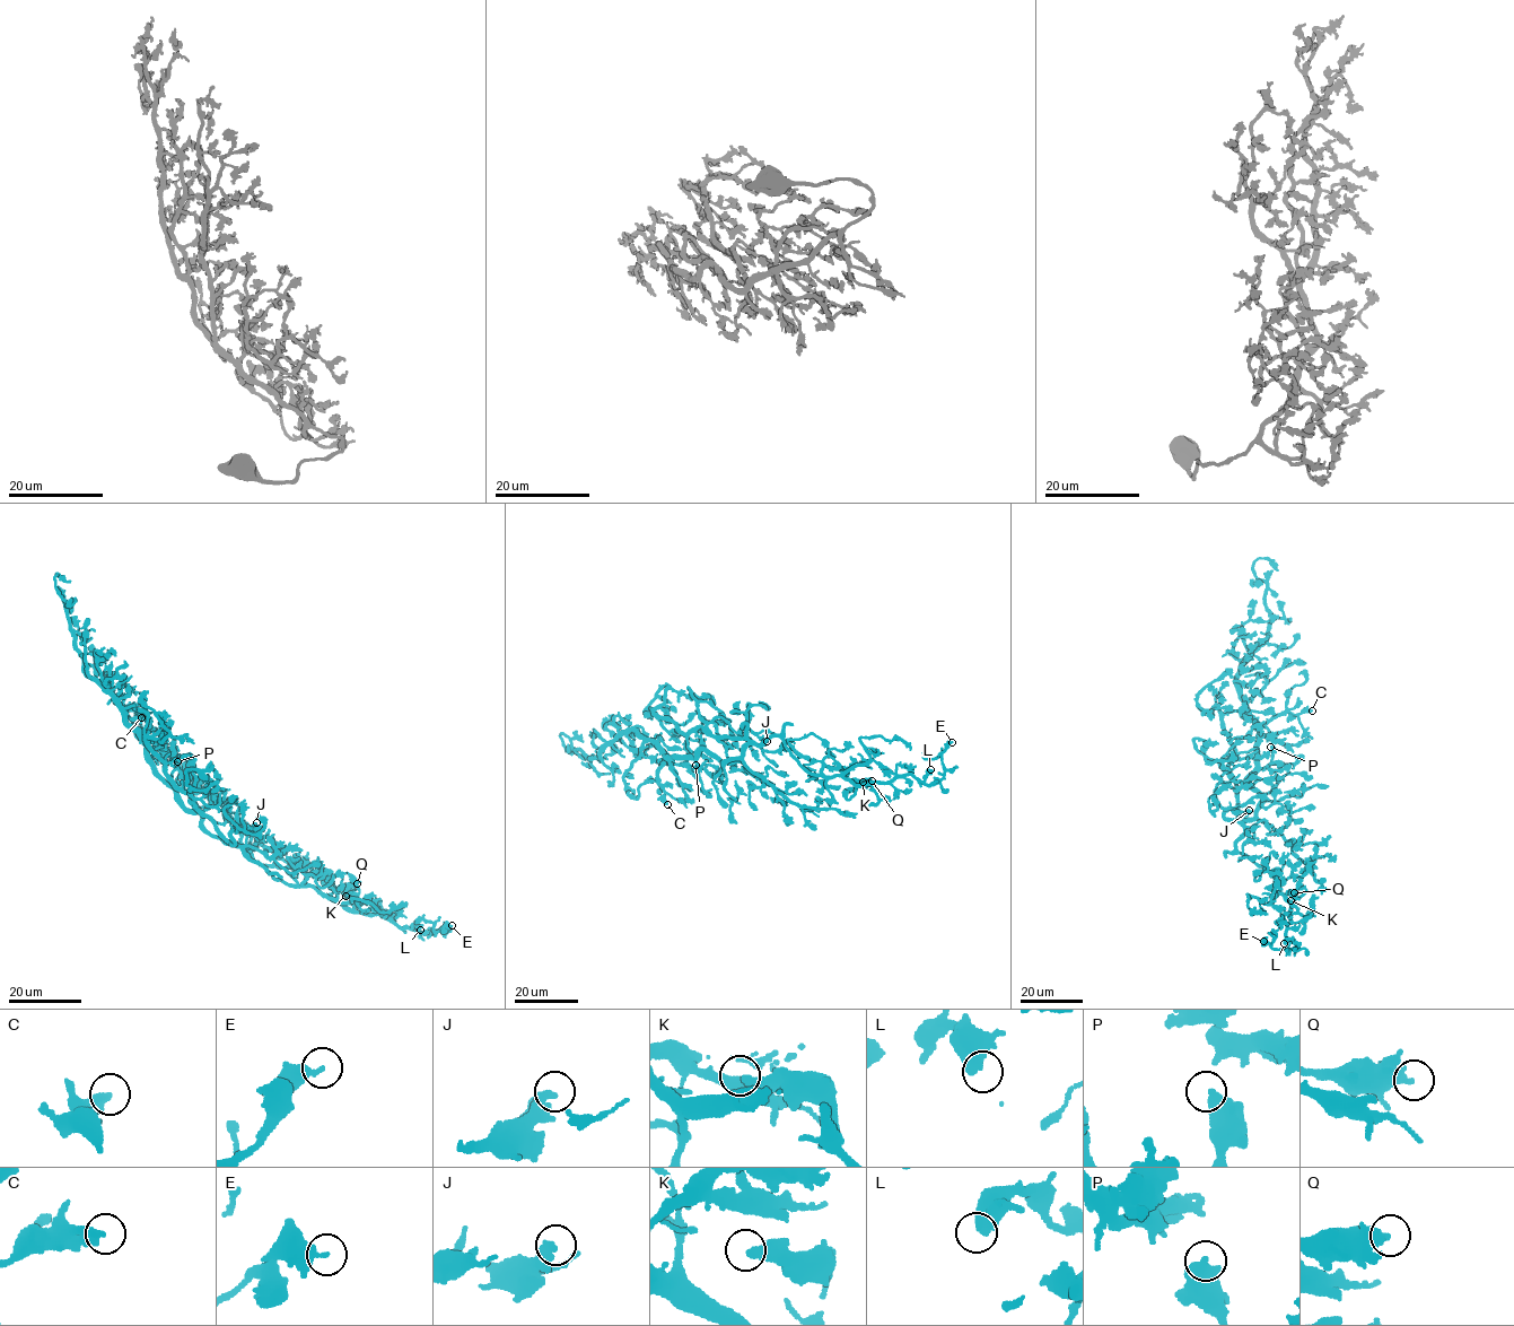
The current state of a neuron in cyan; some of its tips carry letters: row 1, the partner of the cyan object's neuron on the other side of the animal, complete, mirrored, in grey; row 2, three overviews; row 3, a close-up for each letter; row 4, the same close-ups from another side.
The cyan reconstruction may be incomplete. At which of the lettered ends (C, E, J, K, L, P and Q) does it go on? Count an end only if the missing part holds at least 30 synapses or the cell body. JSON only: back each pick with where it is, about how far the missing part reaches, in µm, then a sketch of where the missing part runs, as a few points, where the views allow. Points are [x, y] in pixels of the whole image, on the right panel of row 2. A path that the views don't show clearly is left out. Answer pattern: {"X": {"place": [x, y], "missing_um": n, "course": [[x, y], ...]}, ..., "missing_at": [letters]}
{"missing_at": []}

